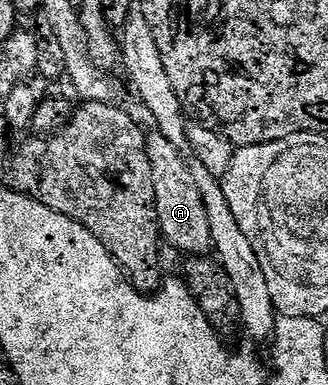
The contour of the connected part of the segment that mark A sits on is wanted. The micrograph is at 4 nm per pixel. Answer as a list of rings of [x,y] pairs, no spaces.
[[[156,130],[146,137],[146,148],[155,191],[153,224],[159,226],[162,241],[167,246],[169,244],[187,253],[187,256],[206,255],[212,249],[213,243],[206,207],[203,205],[202,195],[190,177],[188,163],[182,158],[184,155]]]

